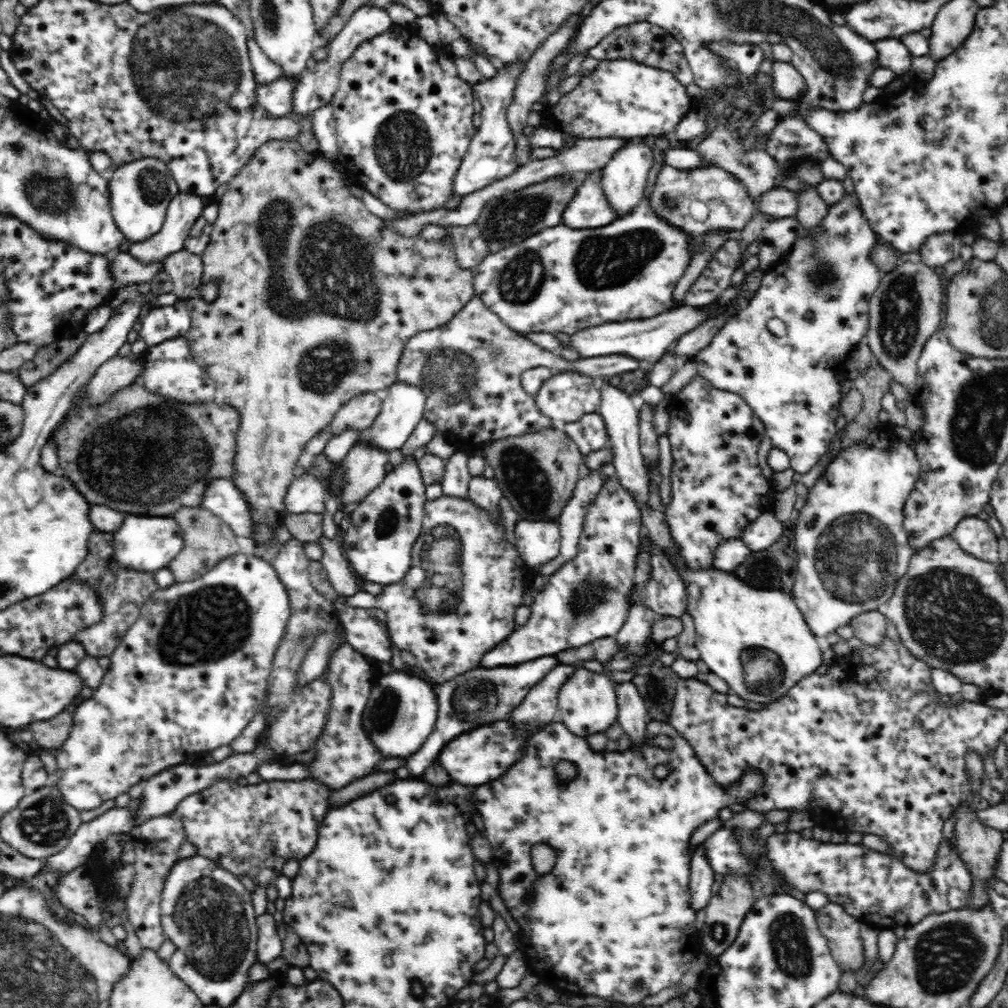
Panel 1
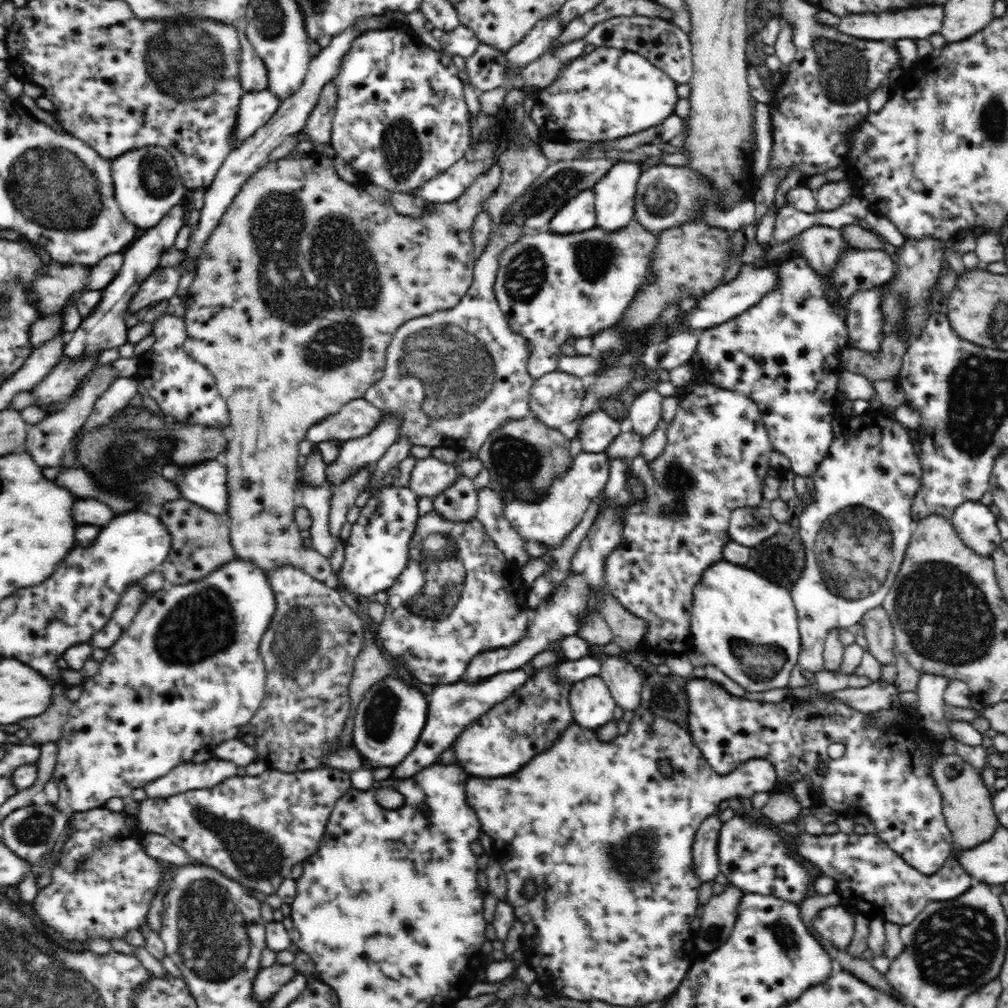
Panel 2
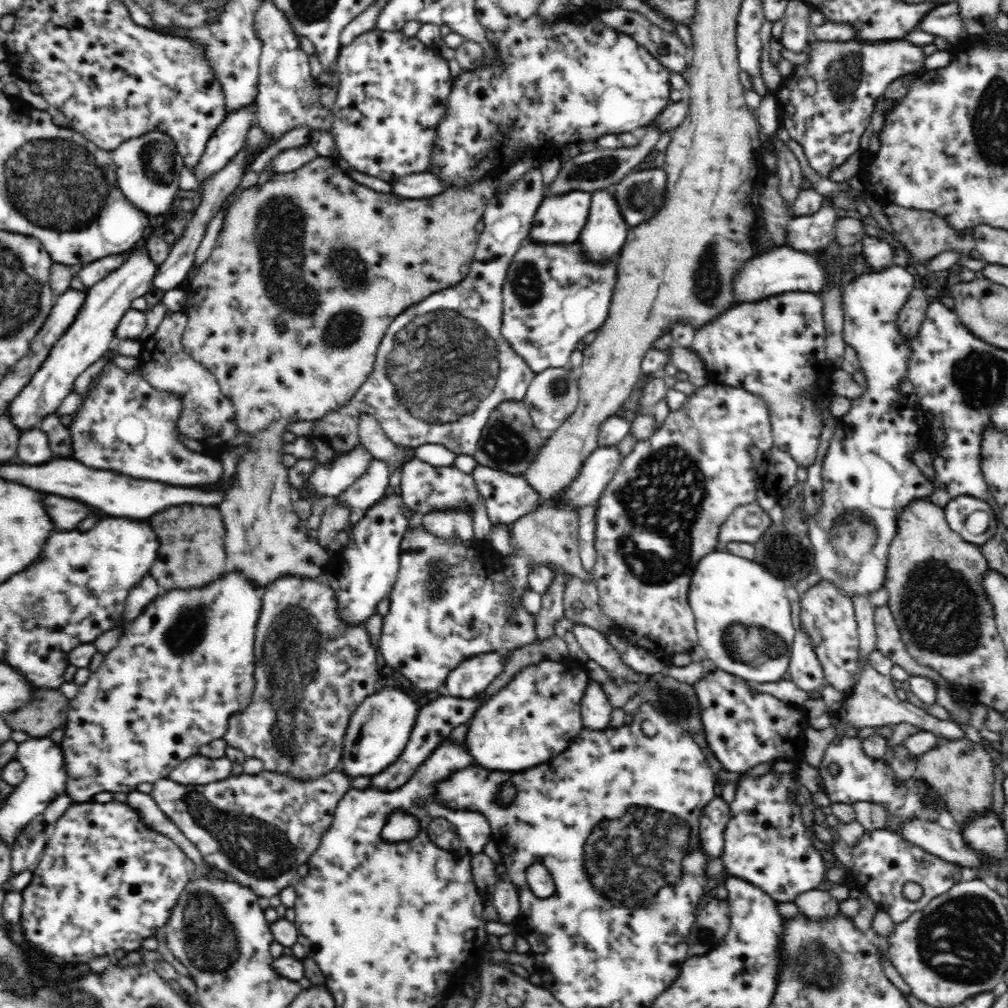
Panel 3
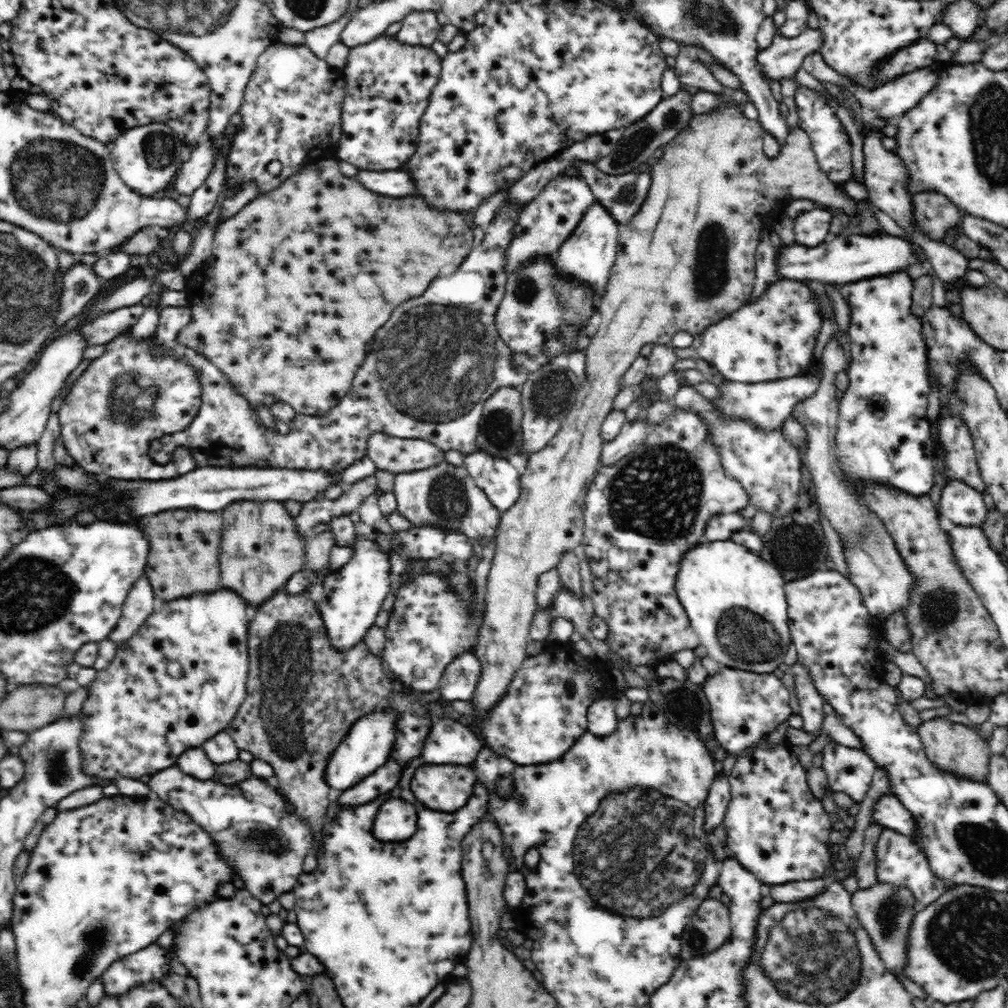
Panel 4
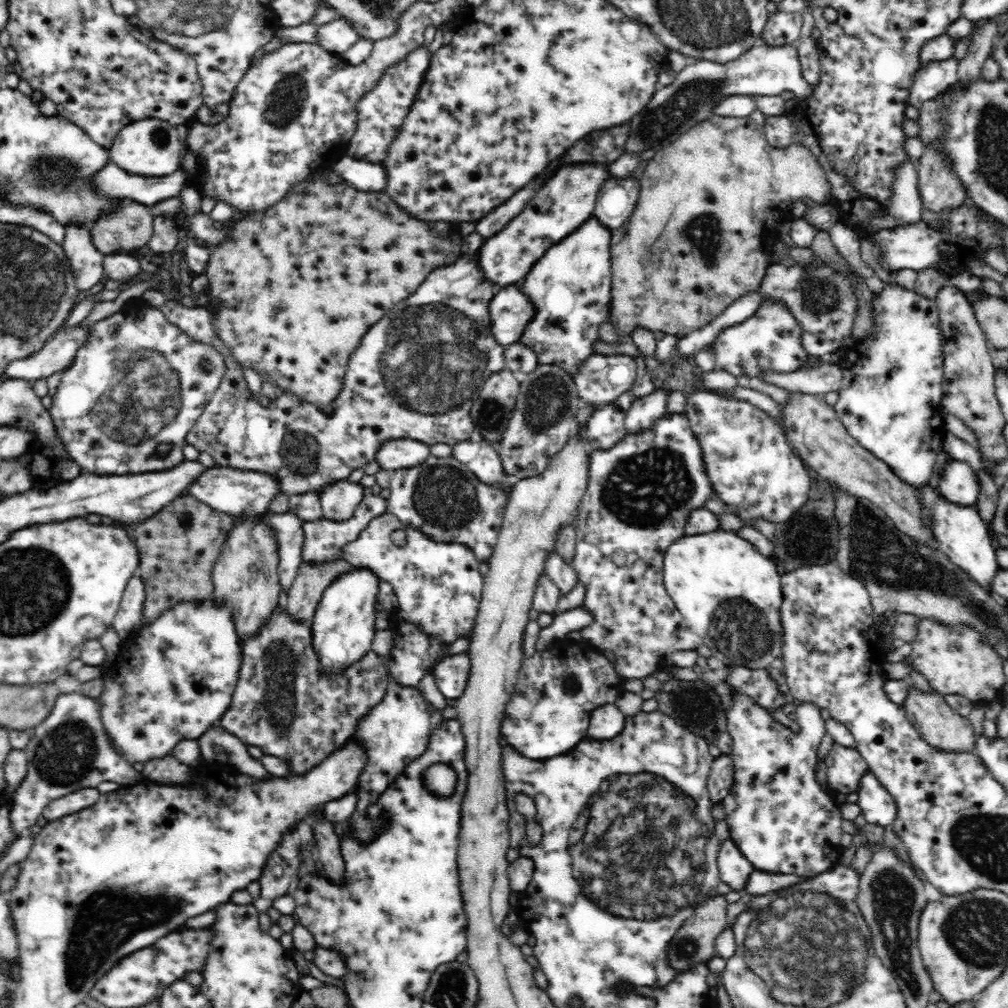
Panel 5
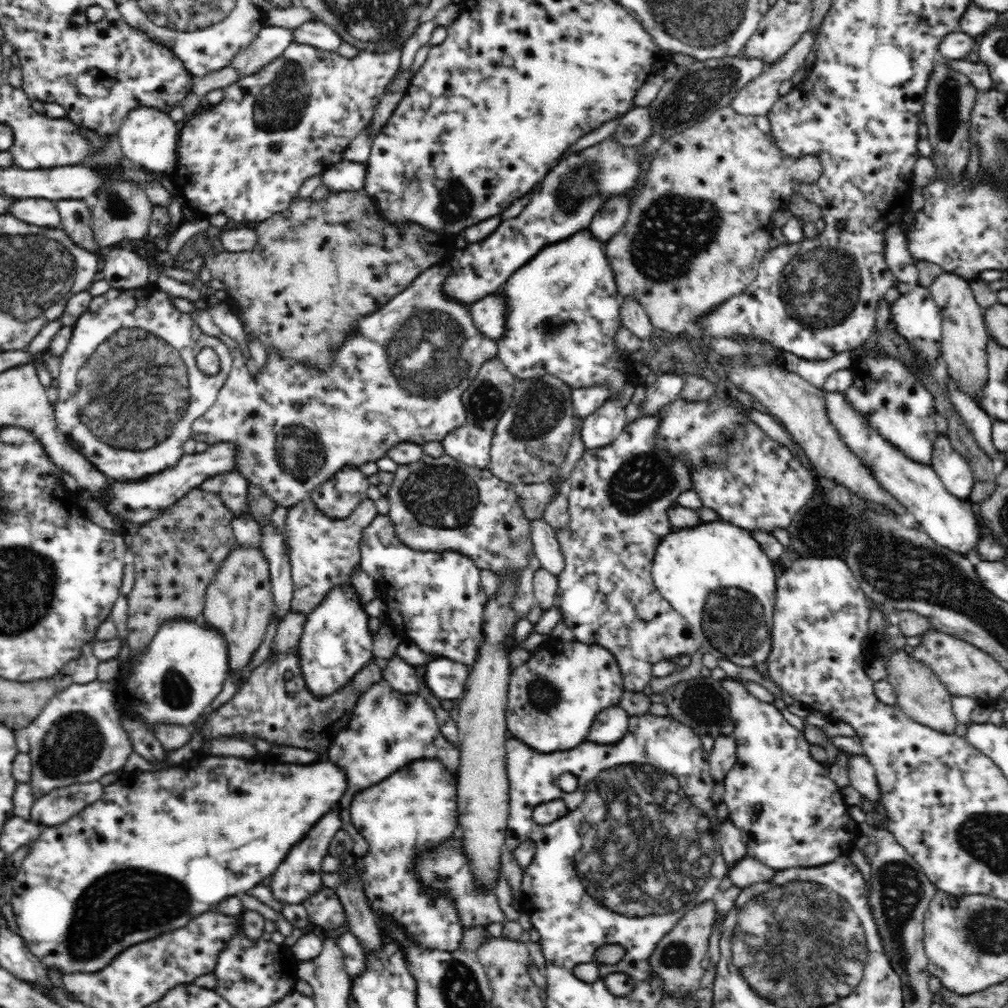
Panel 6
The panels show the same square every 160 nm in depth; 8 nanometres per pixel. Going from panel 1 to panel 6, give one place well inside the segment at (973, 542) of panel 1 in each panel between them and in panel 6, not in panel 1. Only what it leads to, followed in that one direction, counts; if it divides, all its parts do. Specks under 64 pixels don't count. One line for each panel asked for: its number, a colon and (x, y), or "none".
2: (974, 522)
3: (957, 511)
4: (961, 504)
5: (958, 484)
6: (952, 469)

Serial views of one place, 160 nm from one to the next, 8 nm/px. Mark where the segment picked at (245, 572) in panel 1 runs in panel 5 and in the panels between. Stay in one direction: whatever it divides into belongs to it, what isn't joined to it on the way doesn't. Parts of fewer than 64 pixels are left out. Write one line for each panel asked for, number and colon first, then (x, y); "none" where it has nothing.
2: (186, 674)
3: (181, 672)
4: (137, 718)
5: (181, 670)

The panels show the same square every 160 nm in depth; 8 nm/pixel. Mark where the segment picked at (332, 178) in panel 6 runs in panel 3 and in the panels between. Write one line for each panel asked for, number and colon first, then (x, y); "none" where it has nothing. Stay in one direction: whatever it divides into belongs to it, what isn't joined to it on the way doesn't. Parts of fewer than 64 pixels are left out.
3: (425, 185)
4: (395, 183)
5: (365, 176)

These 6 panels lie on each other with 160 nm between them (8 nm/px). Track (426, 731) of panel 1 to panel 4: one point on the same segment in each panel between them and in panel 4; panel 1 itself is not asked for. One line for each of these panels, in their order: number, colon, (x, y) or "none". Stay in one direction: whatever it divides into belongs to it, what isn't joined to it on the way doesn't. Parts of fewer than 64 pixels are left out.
2: (389, 719)
3: (379, 728)
4: (366, 747)

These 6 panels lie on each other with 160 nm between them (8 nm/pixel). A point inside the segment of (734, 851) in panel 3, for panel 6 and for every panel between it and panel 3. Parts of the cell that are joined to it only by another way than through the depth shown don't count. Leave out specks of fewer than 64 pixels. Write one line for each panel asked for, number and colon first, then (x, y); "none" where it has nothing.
4: (778, 830)
5: (783, 822)
6: (790, 813)

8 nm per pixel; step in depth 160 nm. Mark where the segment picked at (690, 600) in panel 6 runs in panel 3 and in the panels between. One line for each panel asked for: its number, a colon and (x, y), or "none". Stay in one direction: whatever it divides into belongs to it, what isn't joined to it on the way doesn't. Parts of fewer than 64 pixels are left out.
3: (742, 614)
4: (736, 603)
5: (730, 596)

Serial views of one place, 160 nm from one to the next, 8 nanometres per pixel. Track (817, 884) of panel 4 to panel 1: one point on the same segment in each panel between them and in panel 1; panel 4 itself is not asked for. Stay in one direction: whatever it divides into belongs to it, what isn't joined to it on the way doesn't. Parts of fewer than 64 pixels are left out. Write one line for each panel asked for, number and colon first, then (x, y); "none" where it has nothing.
1: (842, 931)
2: (836, 924)
3: (815, 904)

